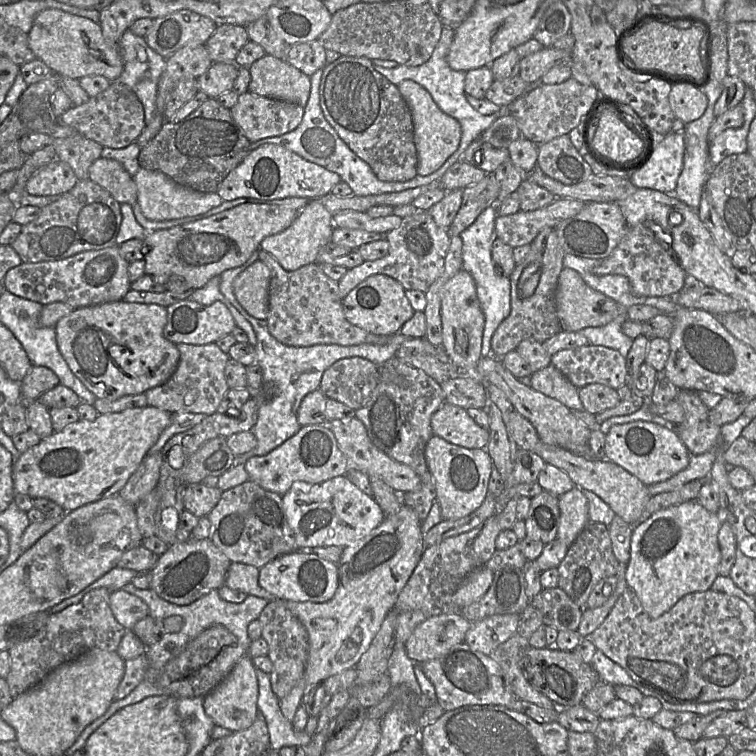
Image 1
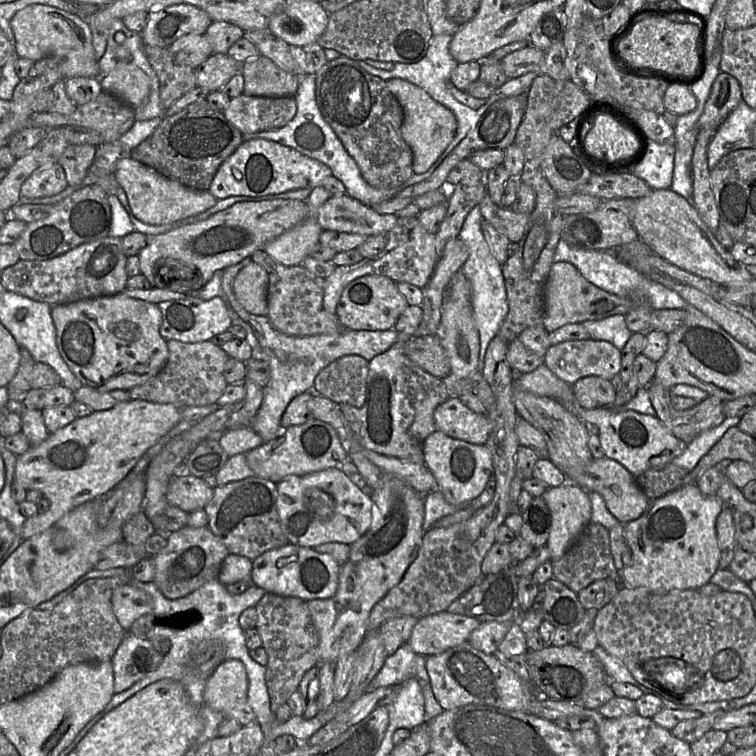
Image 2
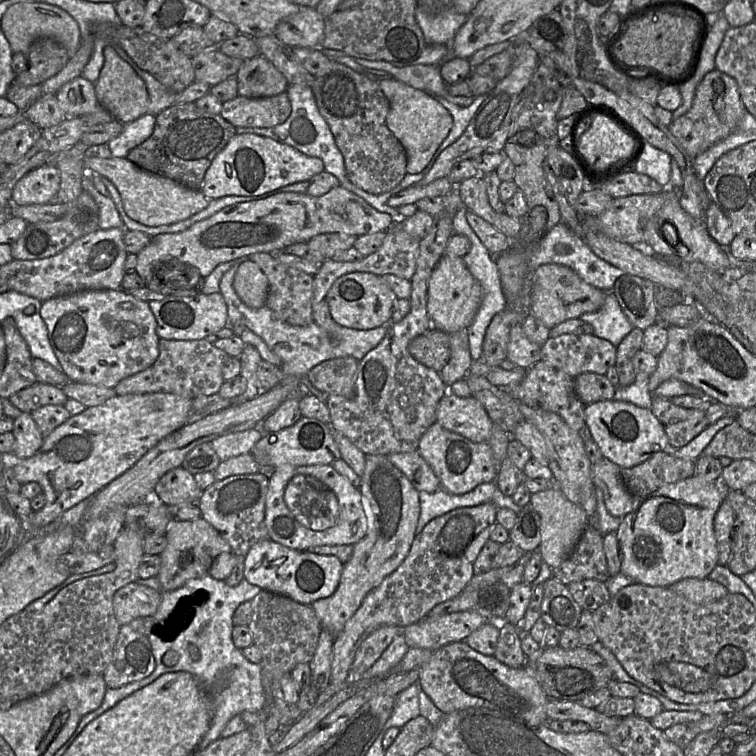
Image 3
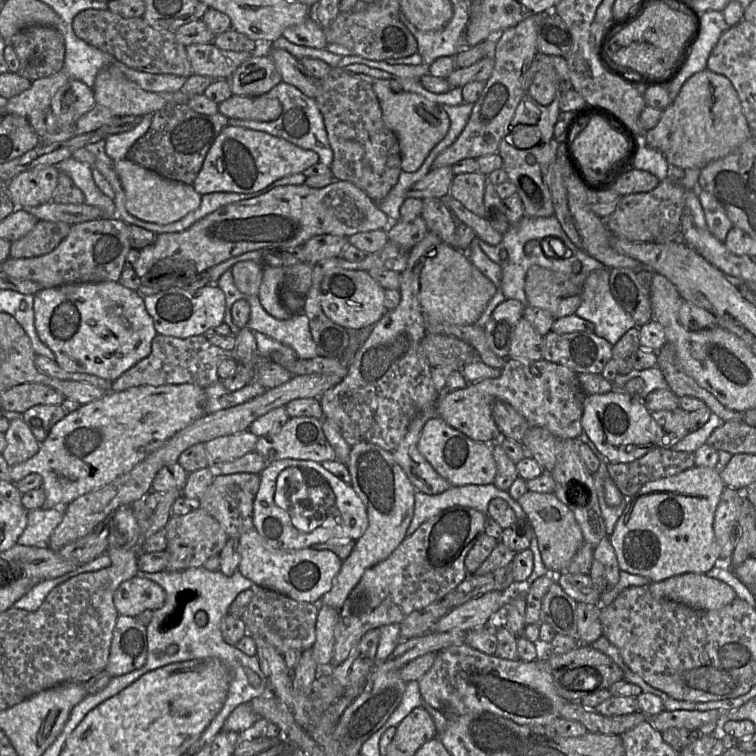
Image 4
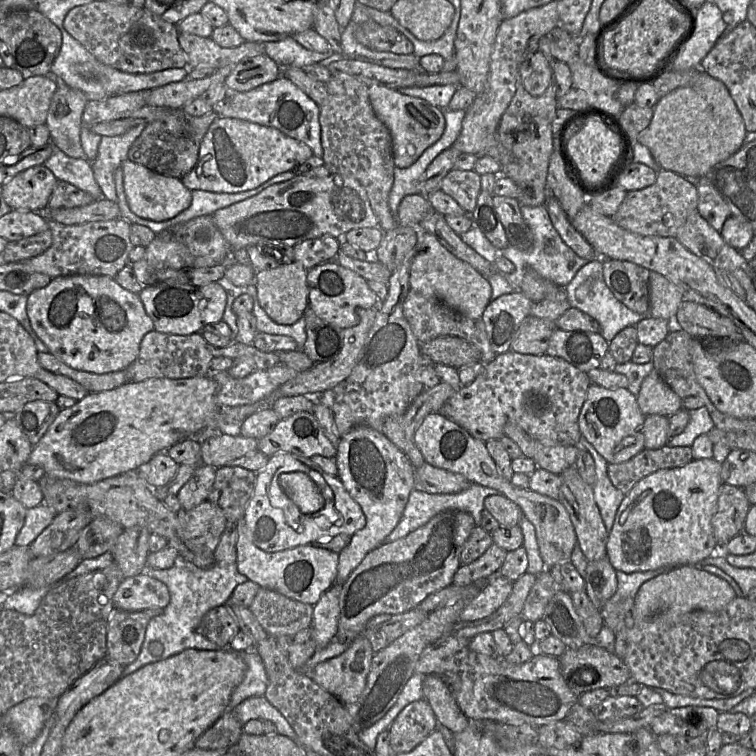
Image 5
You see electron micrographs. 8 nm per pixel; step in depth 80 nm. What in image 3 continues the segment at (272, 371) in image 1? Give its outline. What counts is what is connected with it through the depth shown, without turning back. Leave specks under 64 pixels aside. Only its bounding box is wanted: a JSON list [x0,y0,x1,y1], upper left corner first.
[220,263,387,393]

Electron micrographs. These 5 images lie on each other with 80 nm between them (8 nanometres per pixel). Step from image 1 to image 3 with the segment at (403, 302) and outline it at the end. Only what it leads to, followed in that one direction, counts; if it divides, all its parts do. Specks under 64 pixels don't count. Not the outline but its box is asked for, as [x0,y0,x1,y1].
[327,272,397,330]

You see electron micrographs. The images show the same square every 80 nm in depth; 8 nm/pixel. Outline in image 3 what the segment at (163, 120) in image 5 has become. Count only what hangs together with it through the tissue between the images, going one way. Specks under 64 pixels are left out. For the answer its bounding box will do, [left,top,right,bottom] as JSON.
[126,102,236,190]

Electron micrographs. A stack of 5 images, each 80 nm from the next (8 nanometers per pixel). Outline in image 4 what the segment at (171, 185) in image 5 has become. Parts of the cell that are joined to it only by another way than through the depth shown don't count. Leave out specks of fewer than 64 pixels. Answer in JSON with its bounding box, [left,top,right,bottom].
[114,158,202,224]

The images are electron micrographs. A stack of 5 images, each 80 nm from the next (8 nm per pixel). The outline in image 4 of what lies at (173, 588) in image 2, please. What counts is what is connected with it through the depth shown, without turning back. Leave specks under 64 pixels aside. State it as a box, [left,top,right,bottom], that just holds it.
[163,505,228,572]

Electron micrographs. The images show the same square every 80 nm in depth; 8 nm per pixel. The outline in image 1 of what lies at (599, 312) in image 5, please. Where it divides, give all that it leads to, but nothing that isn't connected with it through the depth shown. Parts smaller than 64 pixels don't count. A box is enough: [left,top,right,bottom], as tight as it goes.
[578,315,633,357]

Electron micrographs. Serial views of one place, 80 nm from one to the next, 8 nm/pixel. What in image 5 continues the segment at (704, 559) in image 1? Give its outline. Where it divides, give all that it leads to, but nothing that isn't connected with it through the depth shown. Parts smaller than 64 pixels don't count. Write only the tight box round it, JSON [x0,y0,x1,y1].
[606,458,722,573]

